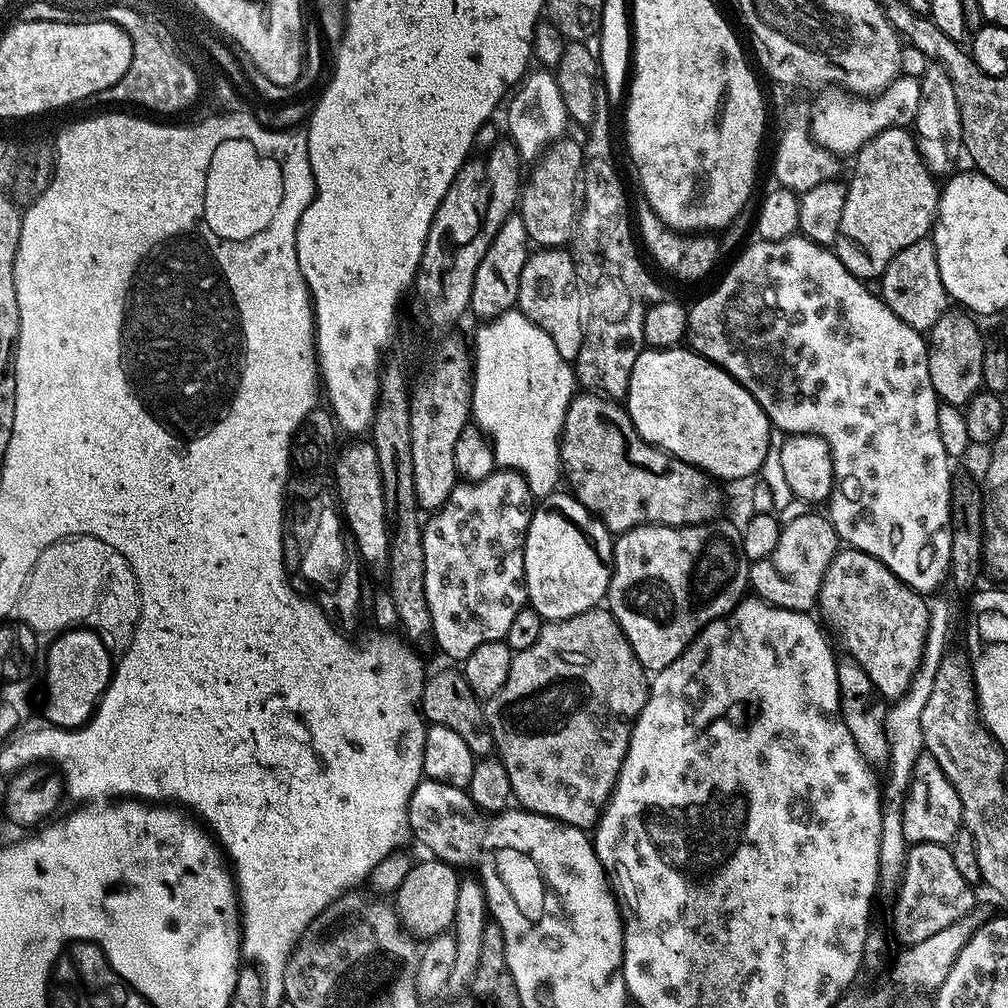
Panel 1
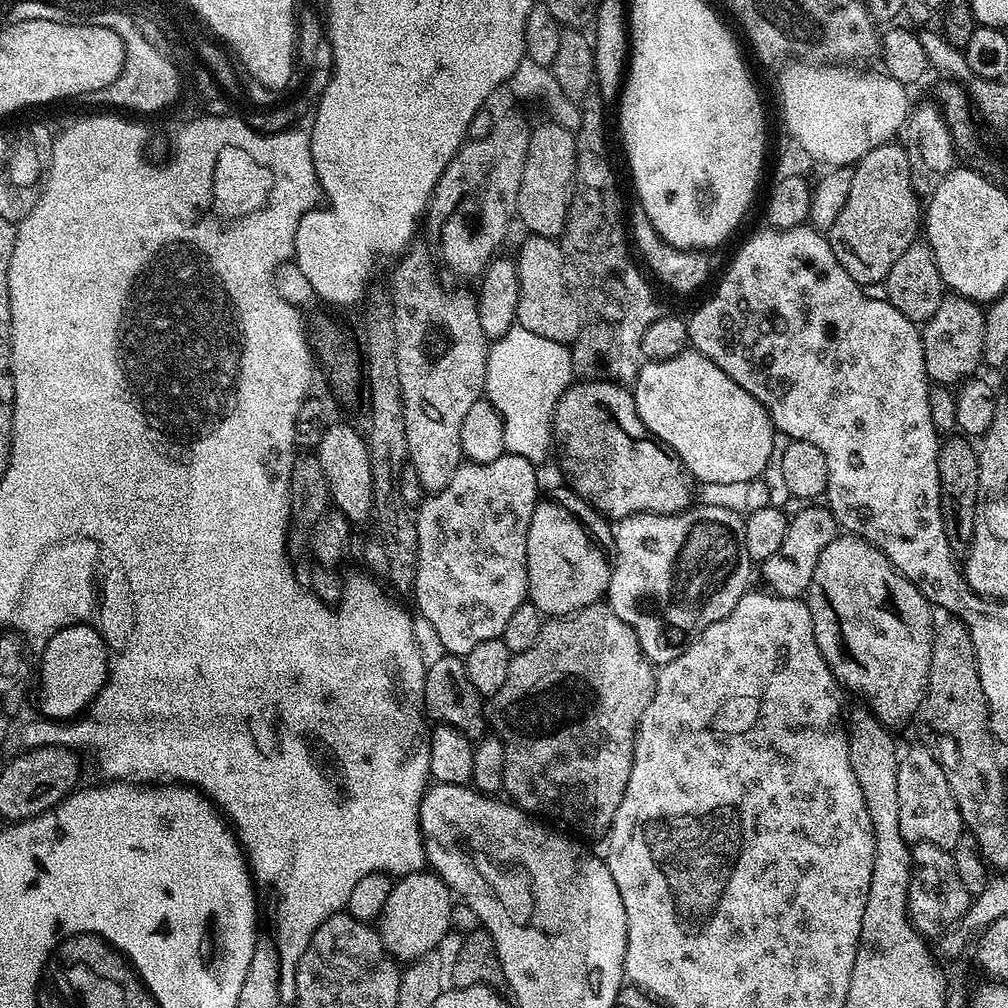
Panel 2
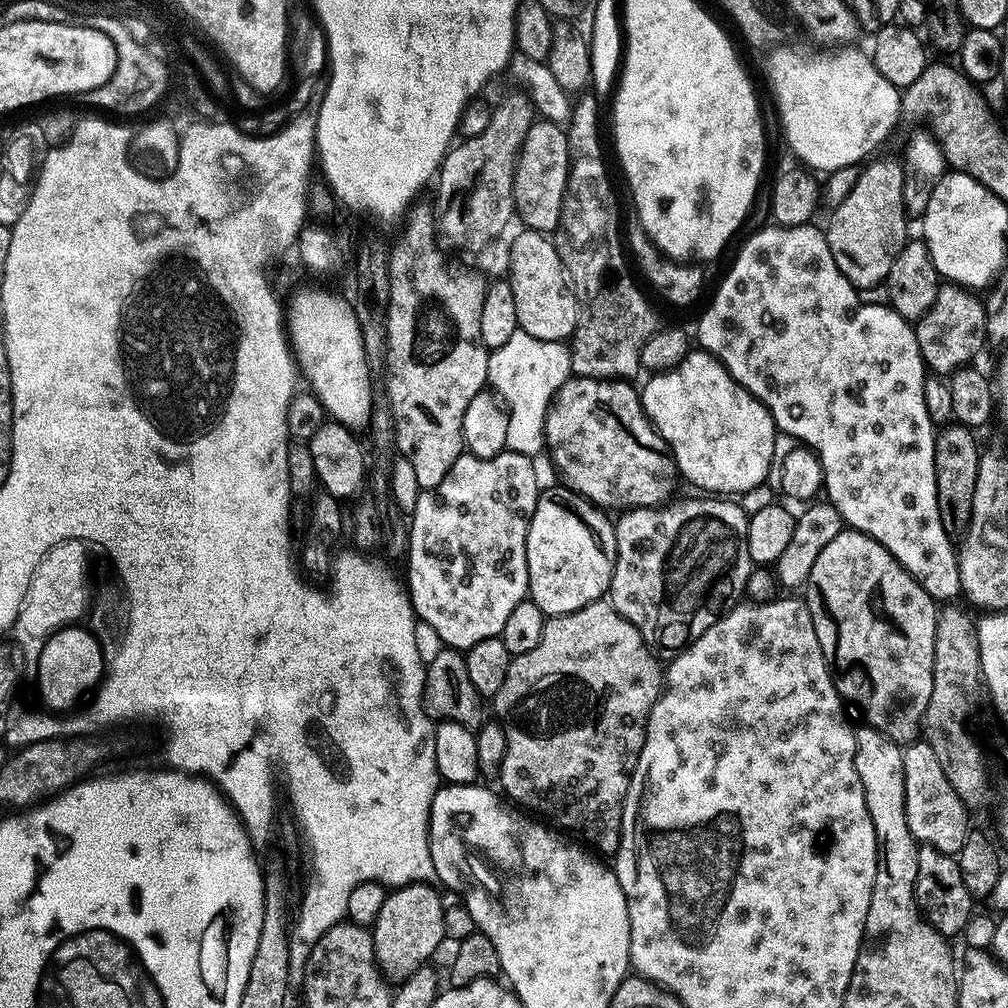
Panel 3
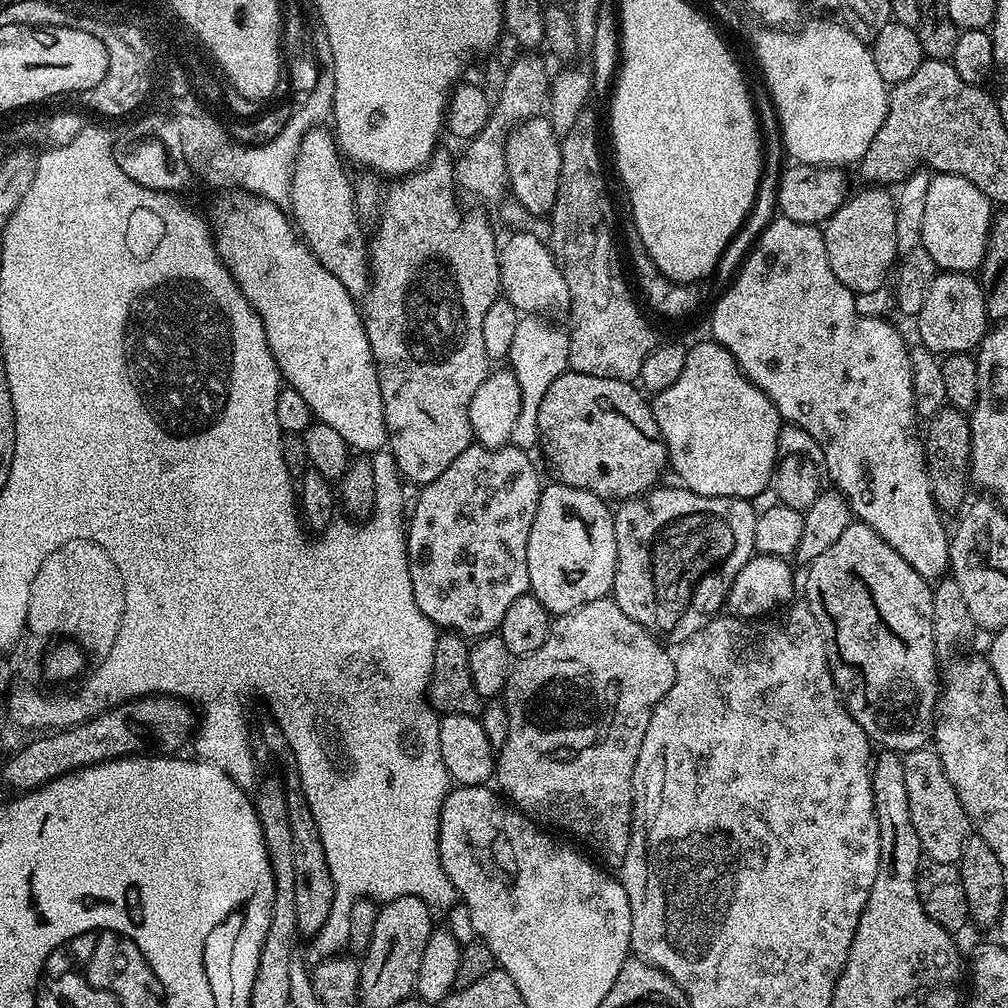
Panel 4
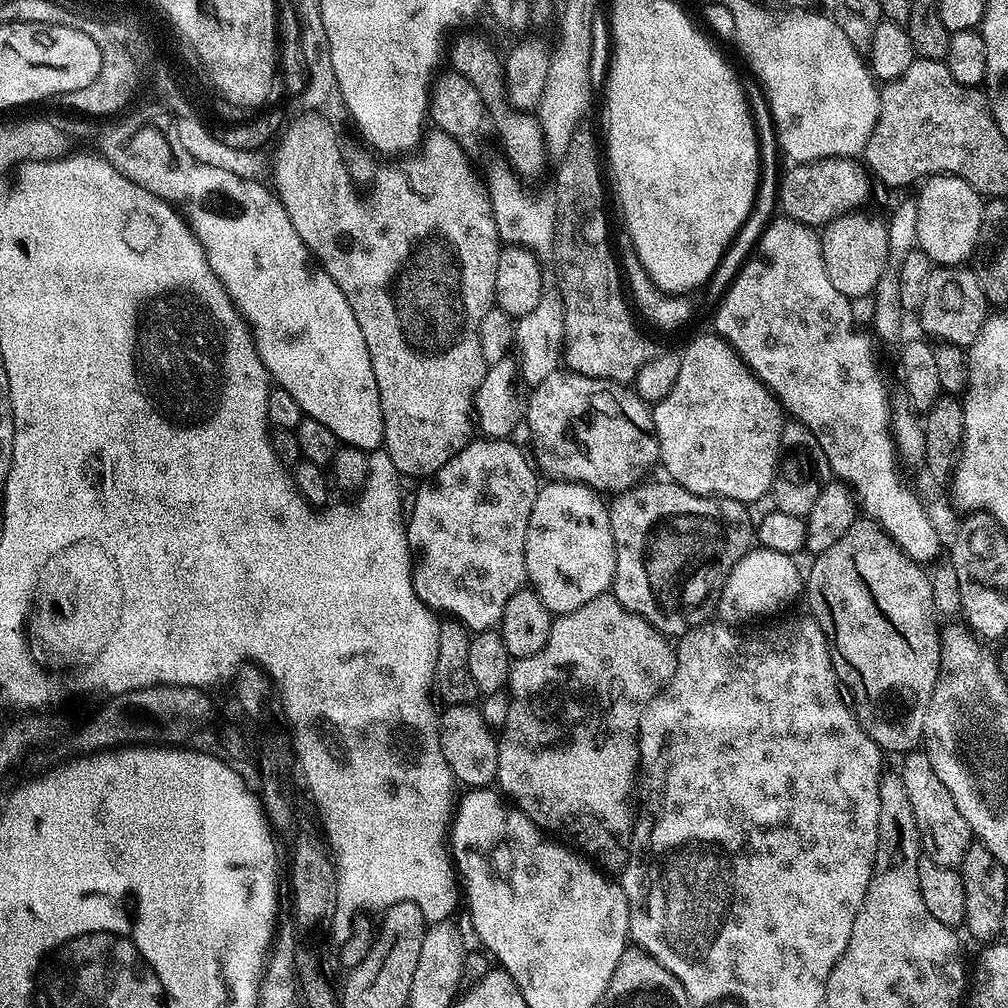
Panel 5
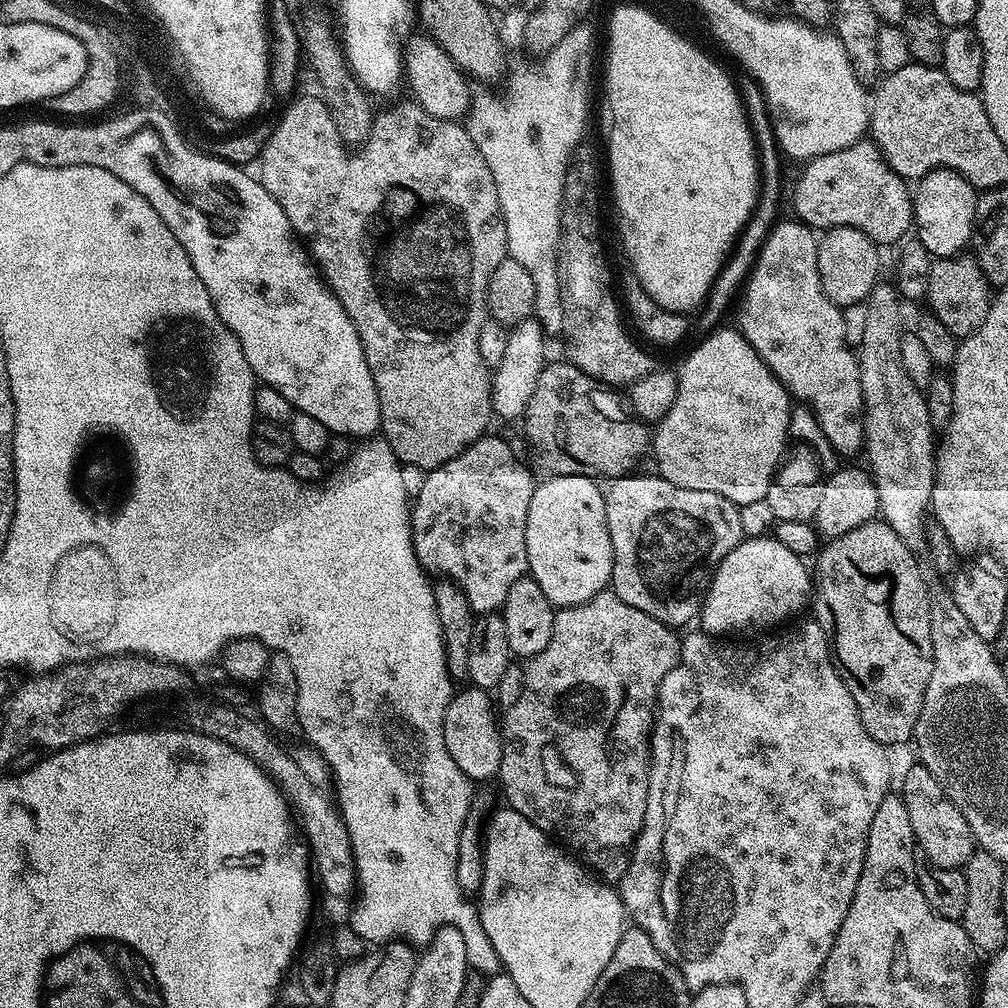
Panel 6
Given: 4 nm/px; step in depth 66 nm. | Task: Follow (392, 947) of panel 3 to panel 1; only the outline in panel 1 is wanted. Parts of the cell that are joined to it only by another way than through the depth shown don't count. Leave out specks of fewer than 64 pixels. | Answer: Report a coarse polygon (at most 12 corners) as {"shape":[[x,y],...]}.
{"shape":[[443,860],[413,863],[394,911],[413,937],[447,933],[461,877]]}

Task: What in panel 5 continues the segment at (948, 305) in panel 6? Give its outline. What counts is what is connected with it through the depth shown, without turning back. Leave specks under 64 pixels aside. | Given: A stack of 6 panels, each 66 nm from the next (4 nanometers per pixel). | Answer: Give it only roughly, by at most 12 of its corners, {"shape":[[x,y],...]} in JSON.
{"shape":[[936,266],[920,324],[972,347],[990,315],[975,271]]}

